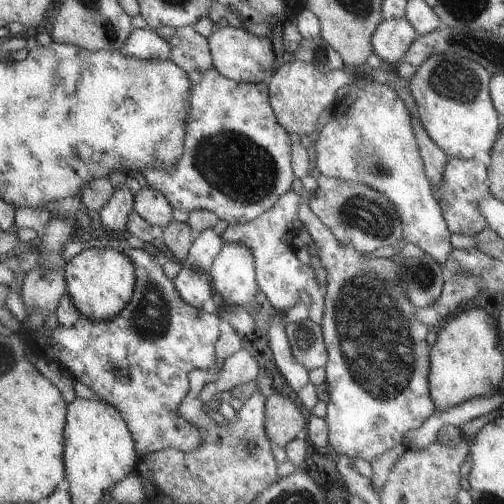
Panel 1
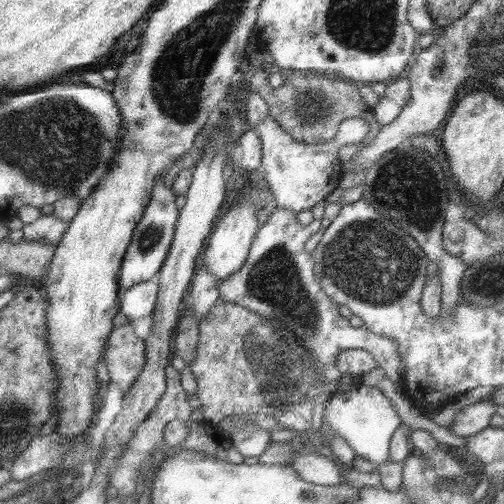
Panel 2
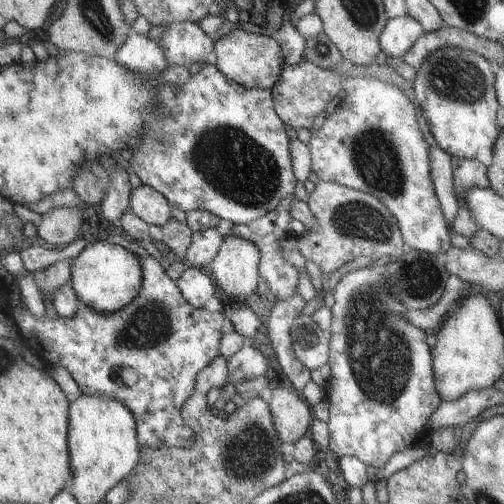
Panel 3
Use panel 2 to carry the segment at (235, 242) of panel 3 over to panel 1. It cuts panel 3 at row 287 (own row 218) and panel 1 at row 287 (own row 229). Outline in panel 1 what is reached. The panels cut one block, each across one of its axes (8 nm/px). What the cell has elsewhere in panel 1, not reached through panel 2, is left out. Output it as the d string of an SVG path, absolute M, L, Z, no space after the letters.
M225 242L213 258L207 278L229 304L243 306L259 298L253 254L239 242Z

